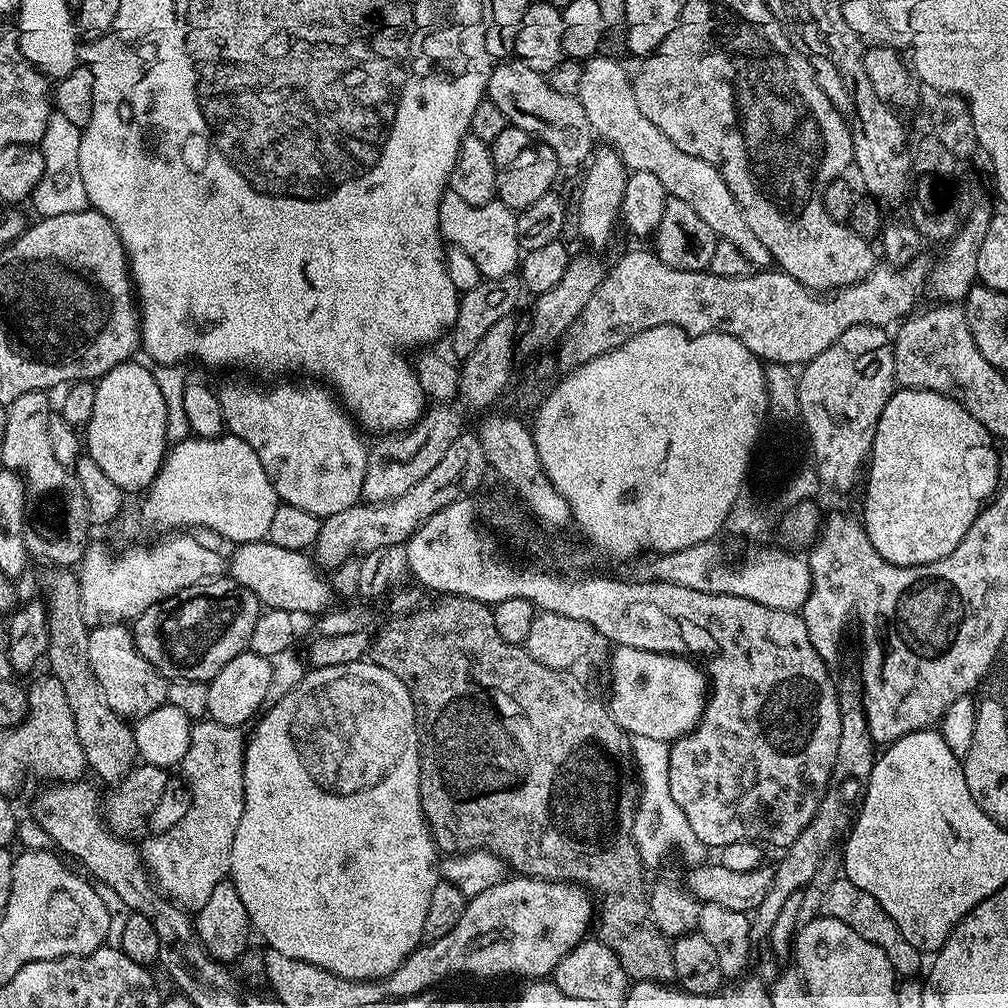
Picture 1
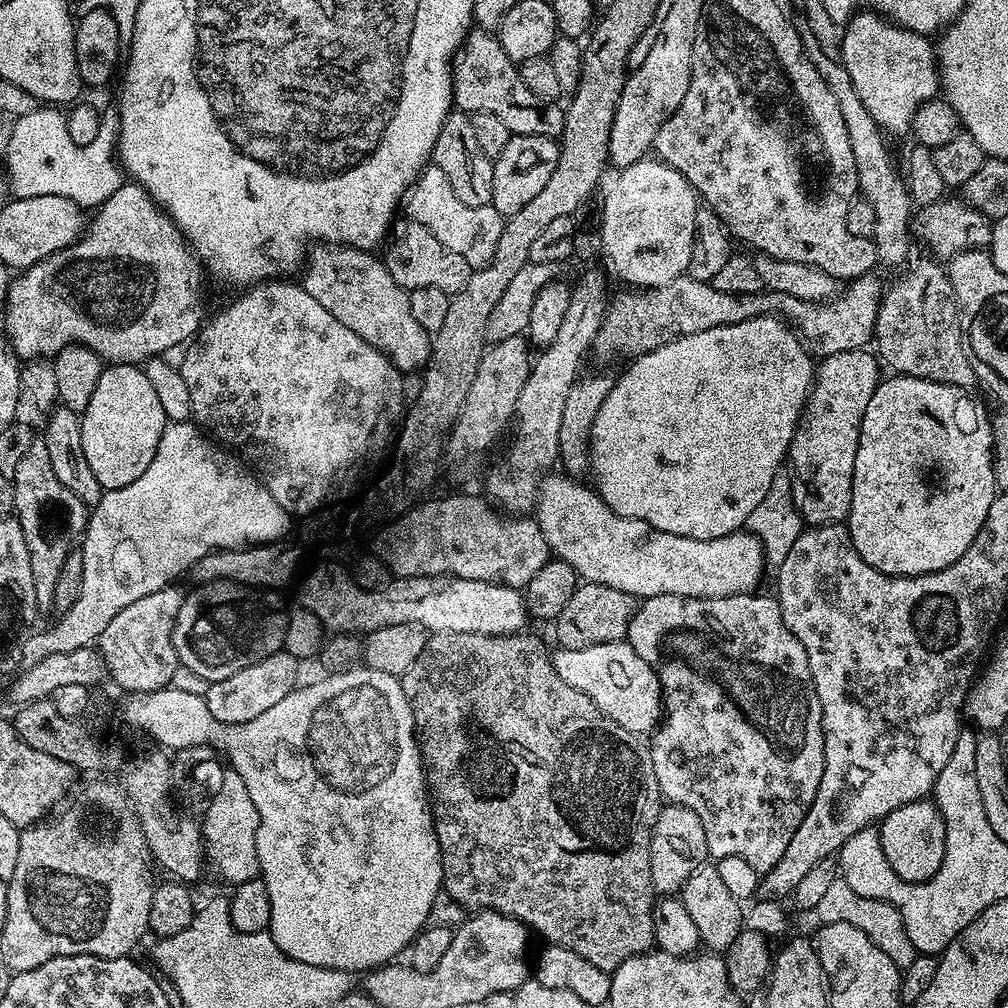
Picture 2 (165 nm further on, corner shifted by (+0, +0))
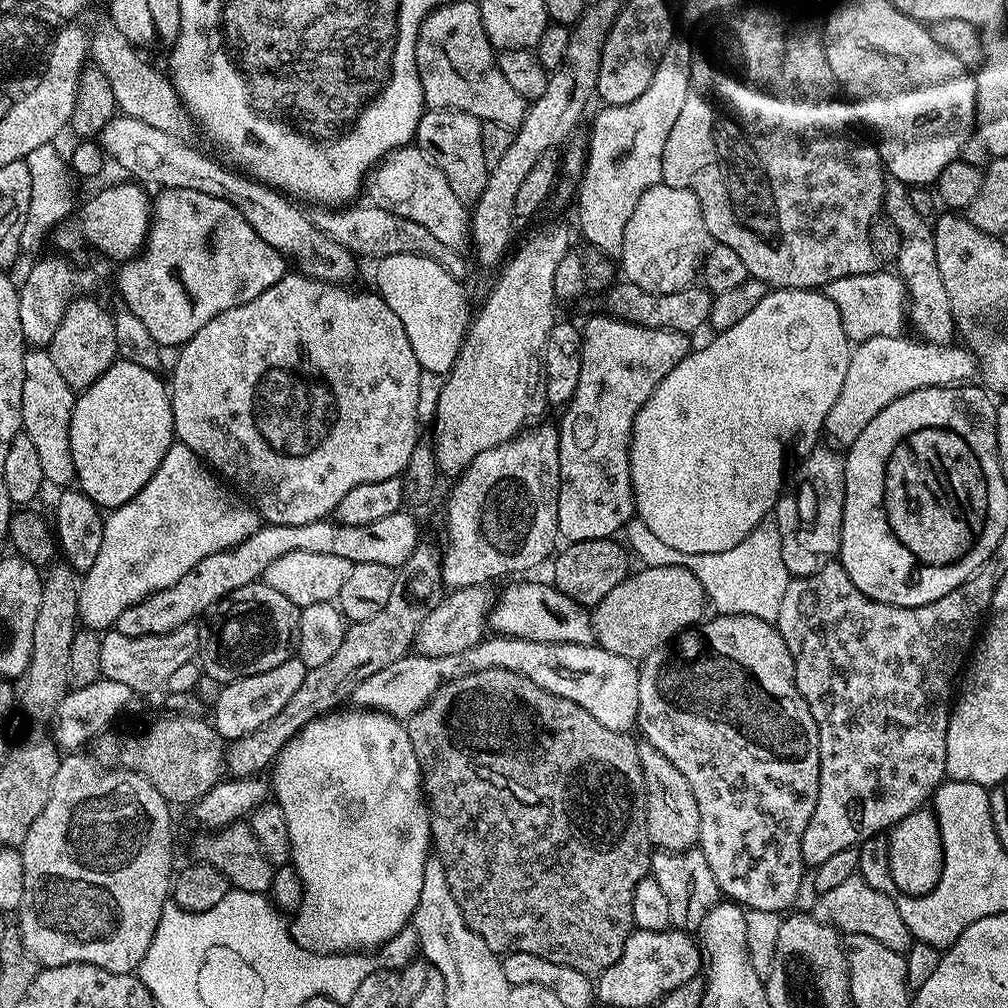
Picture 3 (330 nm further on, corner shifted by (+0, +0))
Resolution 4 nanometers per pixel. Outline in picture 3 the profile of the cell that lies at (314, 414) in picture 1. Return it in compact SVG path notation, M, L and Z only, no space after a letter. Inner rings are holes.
M285 274L281 280L274 282L274 286L262 290L262 294L258 294L256 298L250 298L250 302L234 306L210 318L210 322L206 322L206 326L202 326L202 330L198 330L194 338L182 345L177 365L170 371L175 439L190 446L190 450L194 450L194 454L201 457L213 472L223 477L237 493L247 497L260 513L261 521L269 524L302 526L331 517L344 495L349 494L356 486L399 477L410 462L410 454L414 454L418 443L416 435L420 432L422 369L418 358L414 356L406 330L403 329L398 315L390 310L390 306L376 290L355 292L354 289L346 287L350 286L303 274Z

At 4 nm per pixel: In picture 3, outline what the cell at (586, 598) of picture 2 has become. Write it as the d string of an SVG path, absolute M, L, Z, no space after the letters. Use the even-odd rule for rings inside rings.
M678 564L640 570L627 575L591 609L595 643L633 662L675 641L685 628L701 623L706 616L703 586L690 570Z

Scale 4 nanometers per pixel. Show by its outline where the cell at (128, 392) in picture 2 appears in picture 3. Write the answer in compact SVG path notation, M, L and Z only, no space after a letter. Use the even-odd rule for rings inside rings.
M120 358L76 397L70 418L75 483L101 510L122 506L138 494L174 443L170 388L158 376L155 371Z

